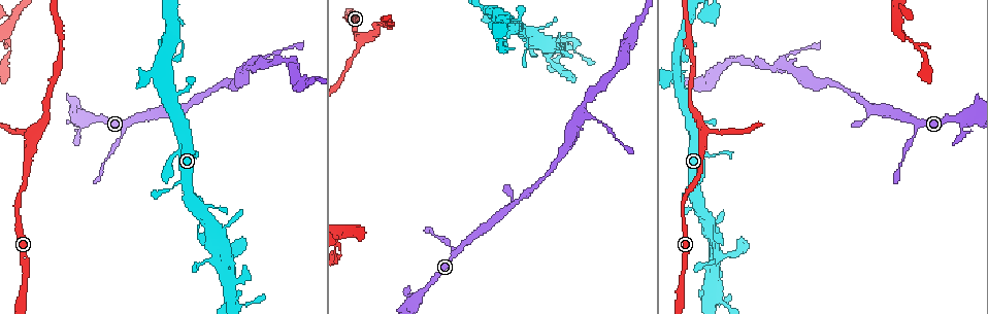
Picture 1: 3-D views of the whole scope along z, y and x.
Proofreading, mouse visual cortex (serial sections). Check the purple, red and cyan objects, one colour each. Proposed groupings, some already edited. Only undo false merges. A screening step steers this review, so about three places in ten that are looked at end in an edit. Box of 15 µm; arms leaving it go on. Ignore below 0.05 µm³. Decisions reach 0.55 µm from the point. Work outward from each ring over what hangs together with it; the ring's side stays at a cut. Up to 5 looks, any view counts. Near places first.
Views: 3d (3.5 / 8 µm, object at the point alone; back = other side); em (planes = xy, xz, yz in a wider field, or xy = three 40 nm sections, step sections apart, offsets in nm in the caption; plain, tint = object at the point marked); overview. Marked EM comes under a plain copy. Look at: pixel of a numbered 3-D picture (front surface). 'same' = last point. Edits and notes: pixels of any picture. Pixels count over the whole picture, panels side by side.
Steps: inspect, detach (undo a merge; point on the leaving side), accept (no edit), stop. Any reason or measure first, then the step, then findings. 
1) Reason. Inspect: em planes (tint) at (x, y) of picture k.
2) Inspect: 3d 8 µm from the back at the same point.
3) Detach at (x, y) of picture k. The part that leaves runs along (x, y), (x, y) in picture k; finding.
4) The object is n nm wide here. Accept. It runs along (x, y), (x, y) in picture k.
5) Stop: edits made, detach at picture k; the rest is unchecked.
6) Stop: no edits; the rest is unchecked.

Three arms meet. Inspect: 3d 3.5 µm at (582, 116) of picture 1.

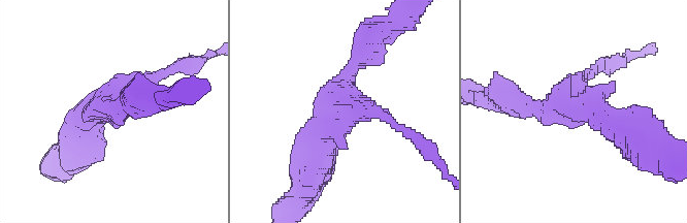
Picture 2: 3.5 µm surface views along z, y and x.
3 arms meet here; the arms are 200, 200, 450 nm wide. Inspect: em xy step 1 (tint) at (343, 108) of picture 2.

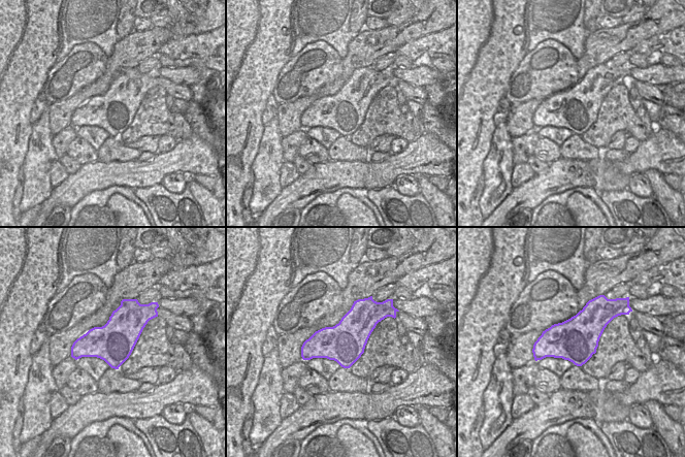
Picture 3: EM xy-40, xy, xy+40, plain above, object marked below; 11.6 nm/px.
Accept. It runs along (315, 159), (365, 49) in picture 2; continuous, no second cell.

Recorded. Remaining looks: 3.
Arms part here. Inspect: 3d 8 µm at (709, 11) of picture 1.

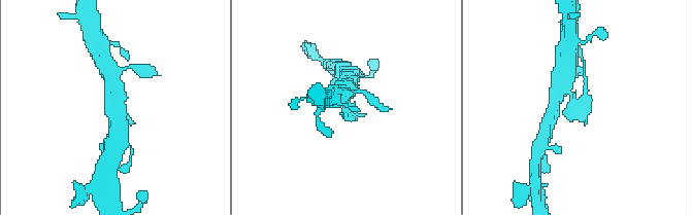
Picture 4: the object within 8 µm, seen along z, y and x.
Zoom in. Inspect: 3d 3.5 µm at (577, 102) of picture 4.

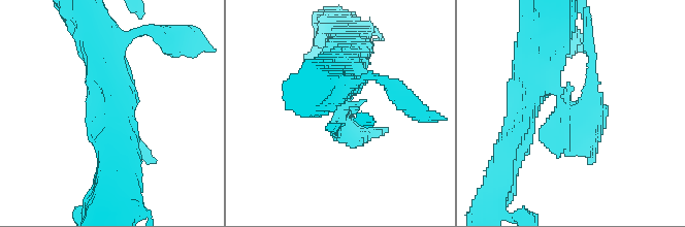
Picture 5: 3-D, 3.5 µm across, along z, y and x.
Inspect: em xy step 3 (tint) at (571, 116) of picture 5.

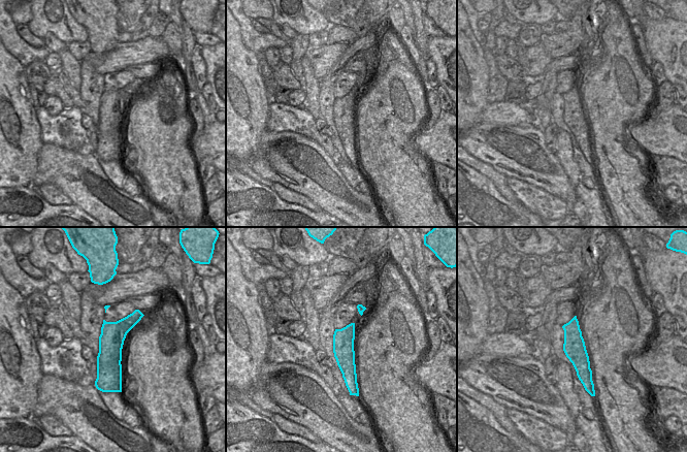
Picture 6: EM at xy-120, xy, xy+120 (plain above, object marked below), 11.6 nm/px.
Detach at (341, 137) of picture 5. A second cell is stuck on.

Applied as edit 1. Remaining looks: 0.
Stop: edits made, detach at picture 5; the rest is unchecked.

